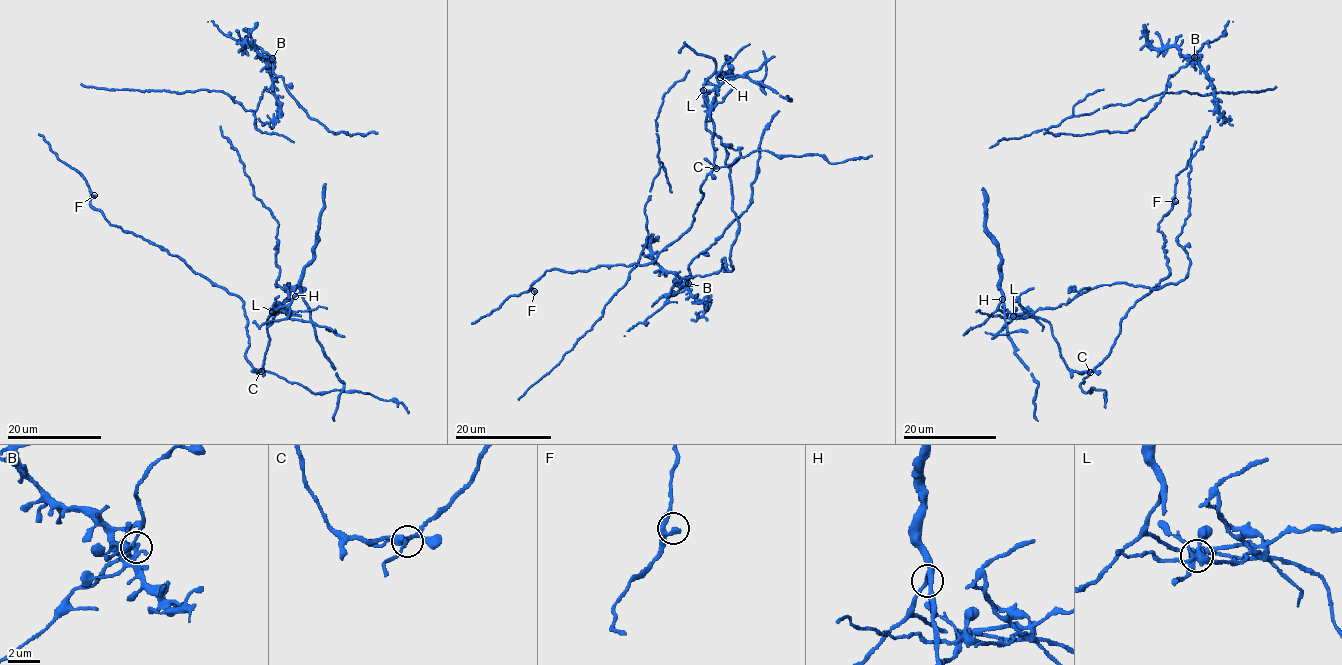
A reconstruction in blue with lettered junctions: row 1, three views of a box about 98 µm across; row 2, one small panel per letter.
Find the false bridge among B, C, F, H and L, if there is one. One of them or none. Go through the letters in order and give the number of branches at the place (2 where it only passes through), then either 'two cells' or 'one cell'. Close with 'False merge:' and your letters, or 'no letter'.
B: branches 4; one cell
C: branches 4; one cell
F: branches 2; one cell
H: branches 2; one cell
L: branches 4; two cells
False merge: L

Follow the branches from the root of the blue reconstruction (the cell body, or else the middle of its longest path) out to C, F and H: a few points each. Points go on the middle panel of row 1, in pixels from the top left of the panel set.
C: (732, 202), (730, 168), (726, 163), (727, 150), (715, 133), (709, 111), (705, 127), (713, 136), (716, 168)
F: (732, 202), (727, 150), (708, 111), (714, 169), (691, 226), (651, 262), (551, 269), (534, 291)
H: (732, 202), (727, 150), (715, 133), (706, 95), (717, 87), (708, 80), (715, 73), (720, 77)

